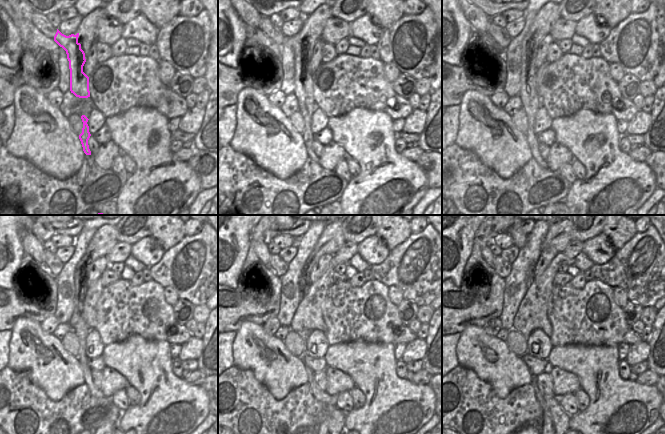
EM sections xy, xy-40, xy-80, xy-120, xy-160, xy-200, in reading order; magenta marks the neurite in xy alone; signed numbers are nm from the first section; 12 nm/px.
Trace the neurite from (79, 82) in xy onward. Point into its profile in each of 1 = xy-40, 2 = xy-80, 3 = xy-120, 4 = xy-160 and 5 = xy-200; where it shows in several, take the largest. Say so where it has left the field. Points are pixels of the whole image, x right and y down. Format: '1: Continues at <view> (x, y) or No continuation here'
1: Continues at xy-40 (303, 77)
2: Continues at xy-80 (531, 102)
3: Continues at xy-120 (78, 325)
4: Continues at xy-160 (319, 395)
5: Continues at xy-200 (554, 418).

